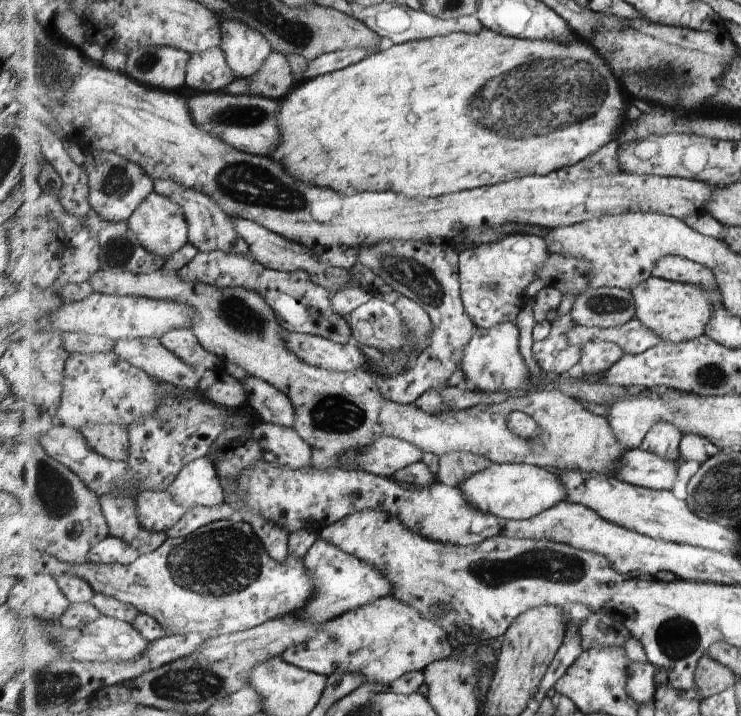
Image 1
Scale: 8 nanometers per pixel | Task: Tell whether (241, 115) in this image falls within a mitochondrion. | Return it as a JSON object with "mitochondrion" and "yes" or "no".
{"mitochondrion":"yes"}

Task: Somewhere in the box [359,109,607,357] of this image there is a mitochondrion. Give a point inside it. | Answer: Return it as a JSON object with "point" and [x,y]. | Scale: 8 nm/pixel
{"point":[419,279]}

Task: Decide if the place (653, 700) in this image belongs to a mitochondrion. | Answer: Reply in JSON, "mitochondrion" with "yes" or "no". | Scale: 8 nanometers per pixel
{"mitochondrion":"no"}

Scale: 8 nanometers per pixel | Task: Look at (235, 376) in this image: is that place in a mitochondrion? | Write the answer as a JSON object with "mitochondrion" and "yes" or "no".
{"mitochondrion":"no"}

